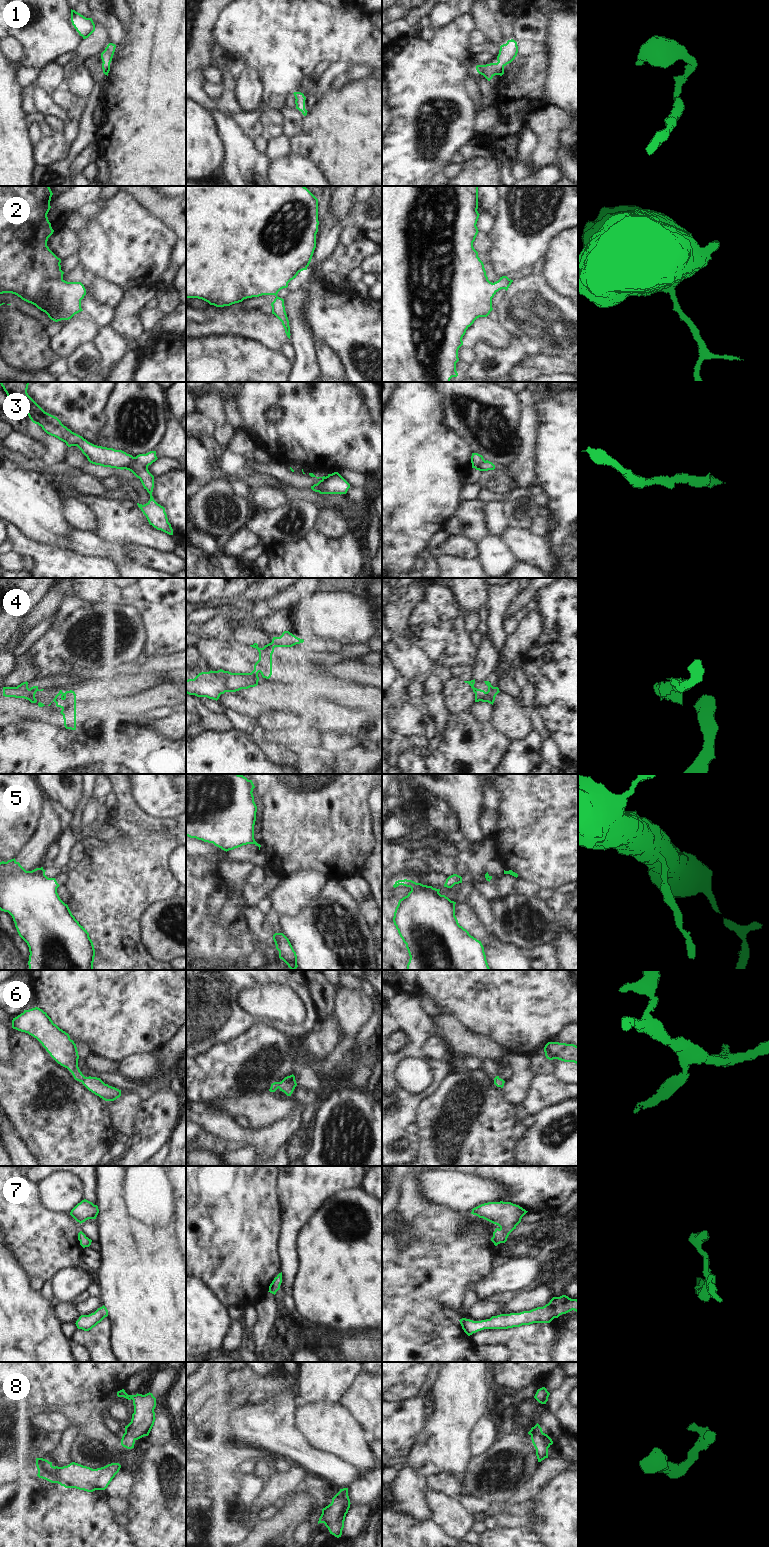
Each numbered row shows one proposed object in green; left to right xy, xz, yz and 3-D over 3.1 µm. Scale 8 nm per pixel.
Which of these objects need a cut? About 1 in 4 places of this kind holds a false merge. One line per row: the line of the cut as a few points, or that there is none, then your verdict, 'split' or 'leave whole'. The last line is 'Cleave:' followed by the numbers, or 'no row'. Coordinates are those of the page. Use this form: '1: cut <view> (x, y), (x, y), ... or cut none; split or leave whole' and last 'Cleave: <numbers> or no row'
1: cut none; leave whole
2: cut none; leave whole
3: cut xy (134, 457), (134, 460), (126, 469); split
4: cut xz (218, 670), (224, 671), (226, 674), (226, 691); split
5: cut none; leave whole
6: cut none; leave whole
7: cut none; leave whole
8: cut none; leave whole
Cleave: 3, 4

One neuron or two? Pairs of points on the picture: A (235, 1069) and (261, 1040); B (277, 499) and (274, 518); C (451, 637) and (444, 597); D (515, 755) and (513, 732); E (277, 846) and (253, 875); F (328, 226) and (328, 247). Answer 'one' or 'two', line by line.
A: one
B: two
C: one
D: two
E: two
F: one

